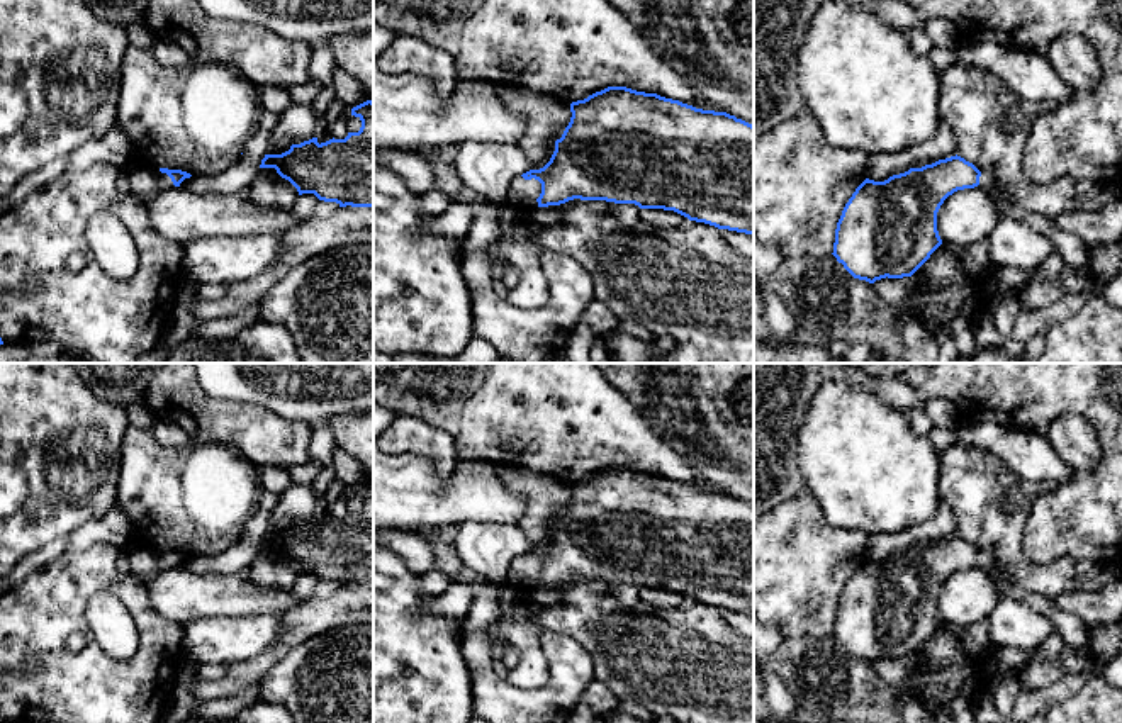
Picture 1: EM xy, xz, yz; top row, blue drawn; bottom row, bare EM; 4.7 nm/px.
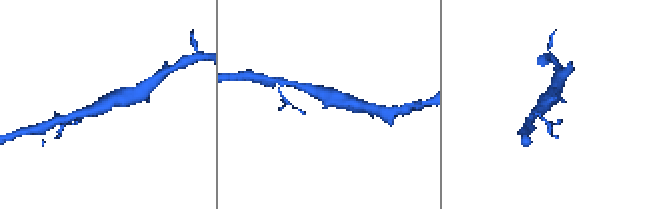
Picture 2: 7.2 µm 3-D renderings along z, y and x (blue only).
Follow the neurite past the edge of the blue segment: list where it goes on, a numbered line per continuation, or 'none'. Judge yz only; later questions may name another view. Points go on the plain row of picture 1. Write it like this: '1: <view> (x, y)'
1: yz (988, 562)

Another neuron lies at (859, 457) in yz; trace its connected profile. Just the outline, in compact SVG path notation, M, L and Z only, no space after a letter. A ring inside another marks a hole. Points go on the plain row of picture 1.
M847 375L825 382L811 397L798 428L798 468L825 521L833 528L856 528L866 535L898 533L934 518L939 499L939 451L918 434L905 411L895 409Z

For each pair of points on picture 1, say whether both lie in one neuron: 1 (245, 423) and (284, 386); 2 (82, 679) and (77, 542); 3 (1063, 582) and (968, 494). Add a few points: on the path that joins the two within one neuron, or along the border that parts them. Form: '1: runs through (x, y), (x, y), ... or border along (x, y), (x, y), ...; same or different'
1: border along (224, 399), (262, 404), (284, 418), (301, 421); different
2: border along (116, 545), (95, 543), (84, 550), (67, 552); different
3: runs through (1036, 577), (1010, 554), (1004, 535), (993, 521); same

